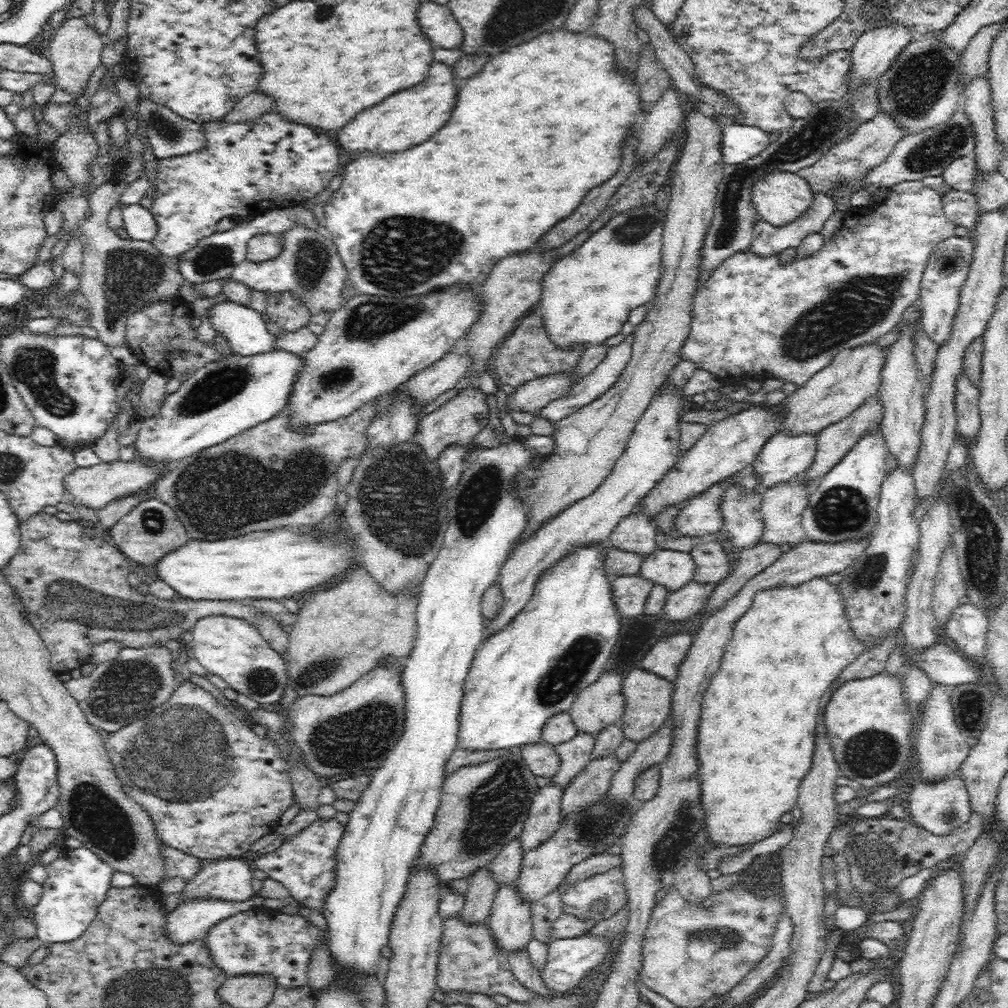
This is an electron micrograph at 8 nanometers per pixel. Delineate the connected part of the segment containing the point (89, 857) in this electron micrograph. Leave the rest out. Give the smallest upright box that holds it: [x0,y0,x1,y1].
[31,846,115,947]

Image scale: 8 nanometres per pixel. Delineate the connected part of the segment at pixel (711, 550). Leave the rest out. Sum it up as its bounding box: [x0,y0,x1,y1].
[689,538,731,584]

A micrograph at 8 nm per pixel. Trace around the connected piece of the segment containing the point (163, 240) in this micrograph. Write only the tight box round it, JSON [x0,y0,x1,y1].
[150,111,340,258]

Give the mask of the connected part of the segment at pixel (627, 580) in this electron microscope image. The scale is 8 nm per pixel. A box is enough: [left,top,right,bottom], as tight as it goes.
[612,574,654,618]

